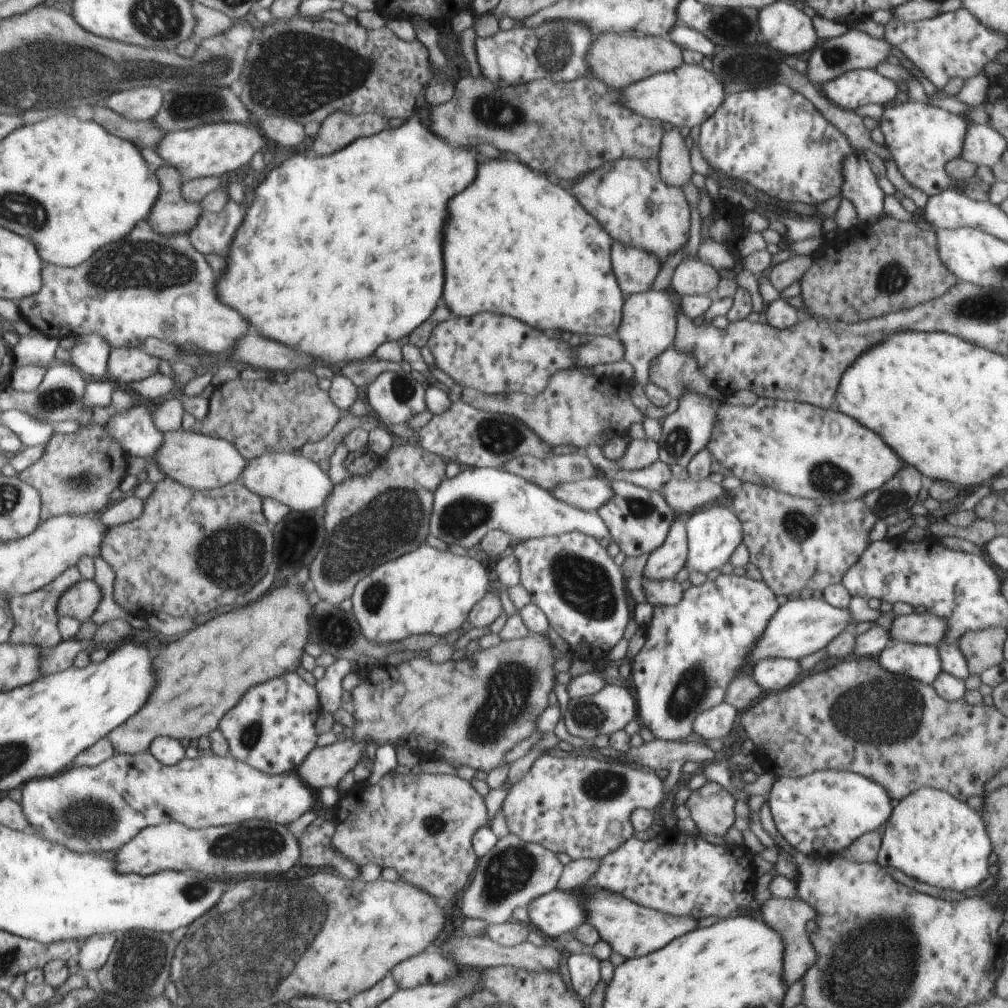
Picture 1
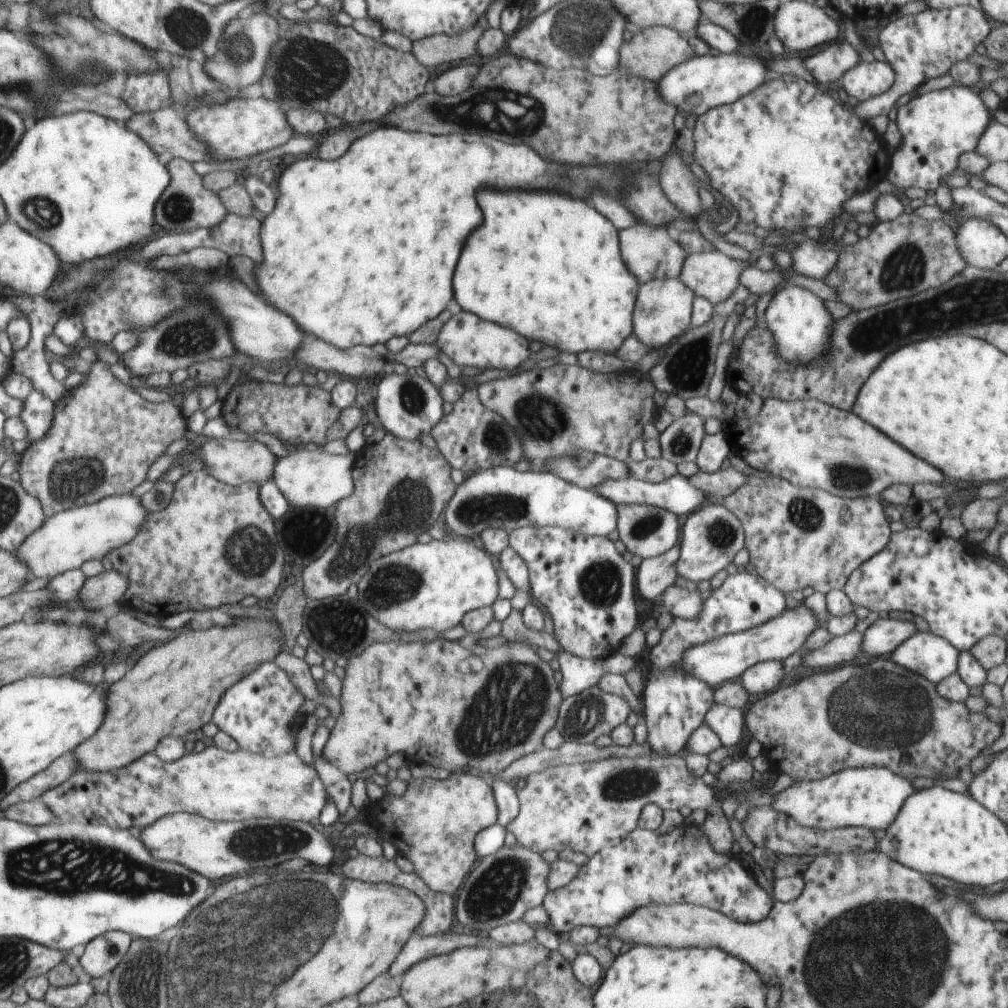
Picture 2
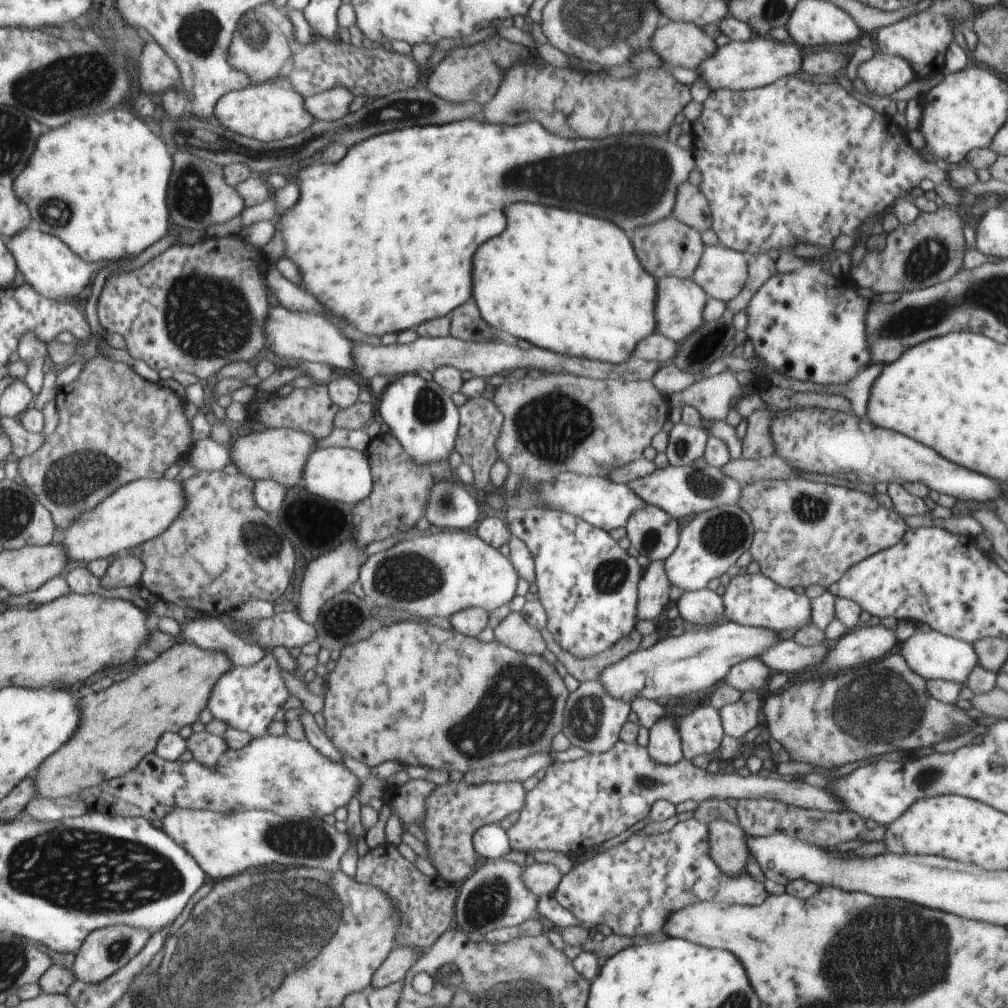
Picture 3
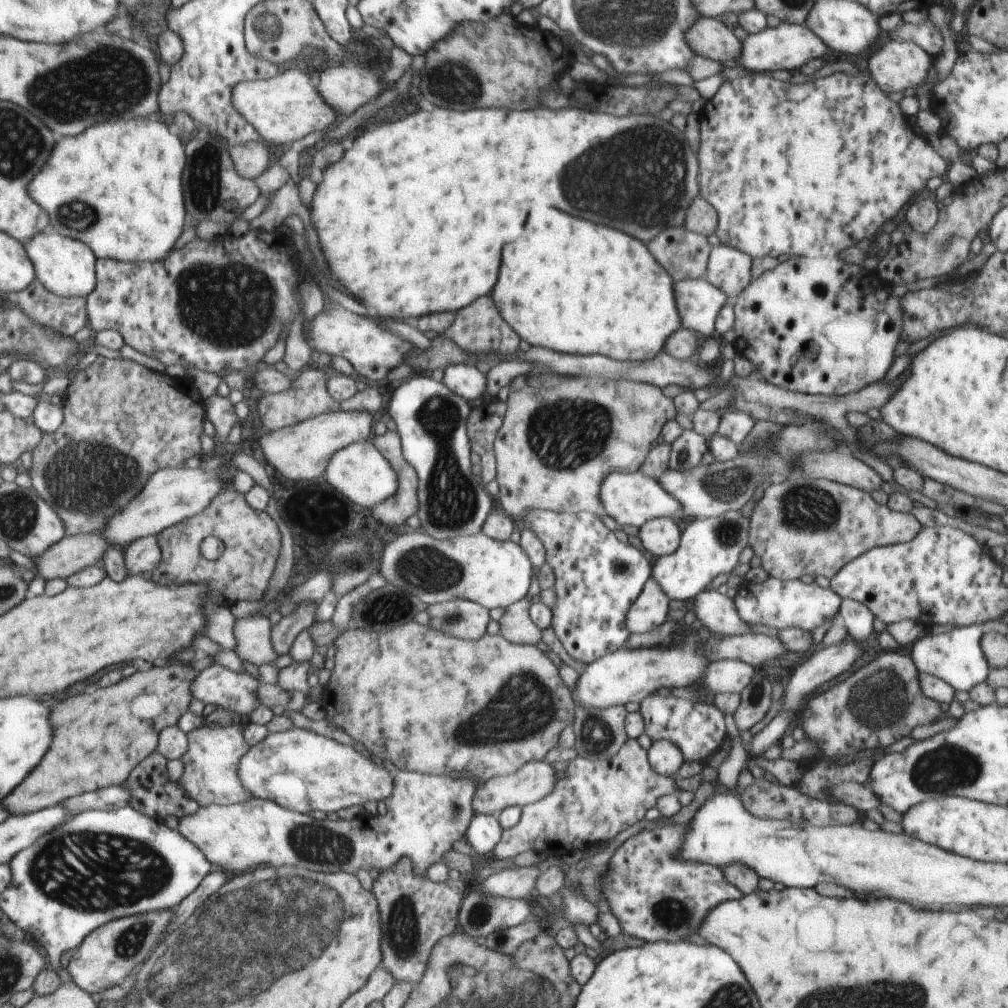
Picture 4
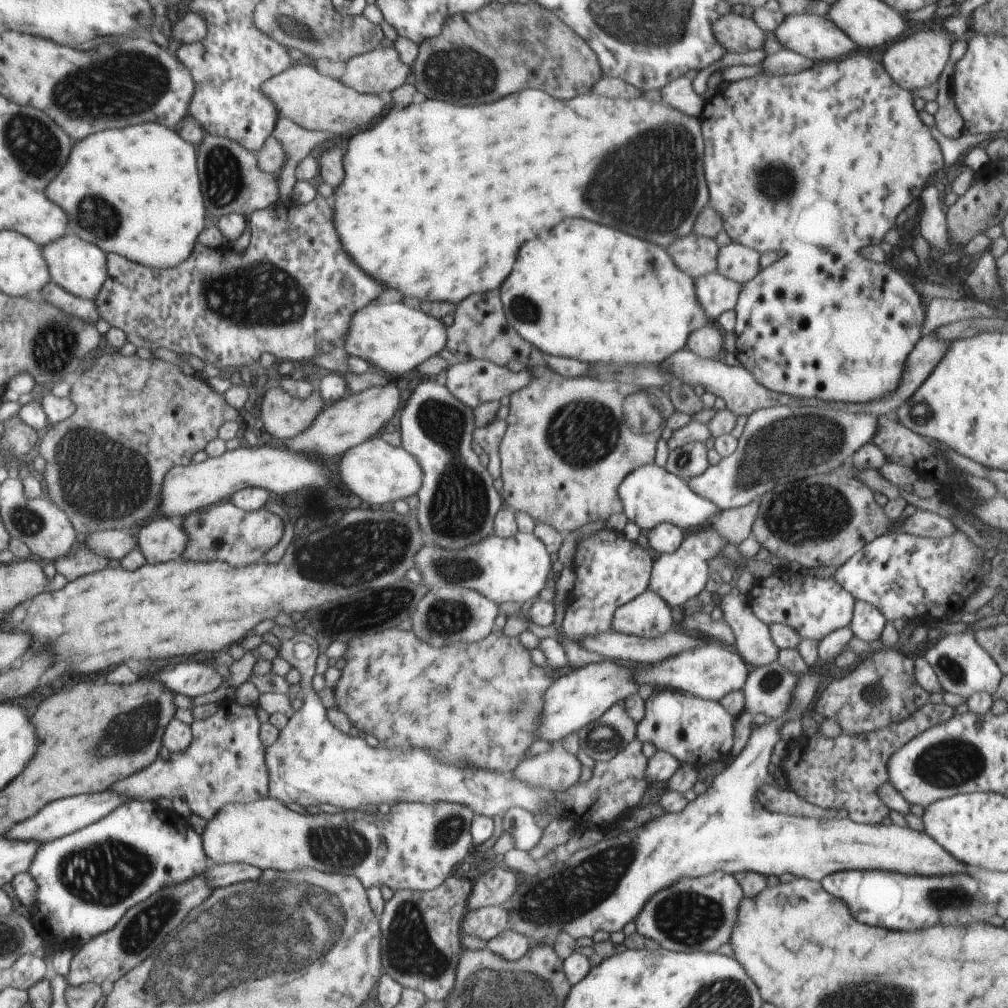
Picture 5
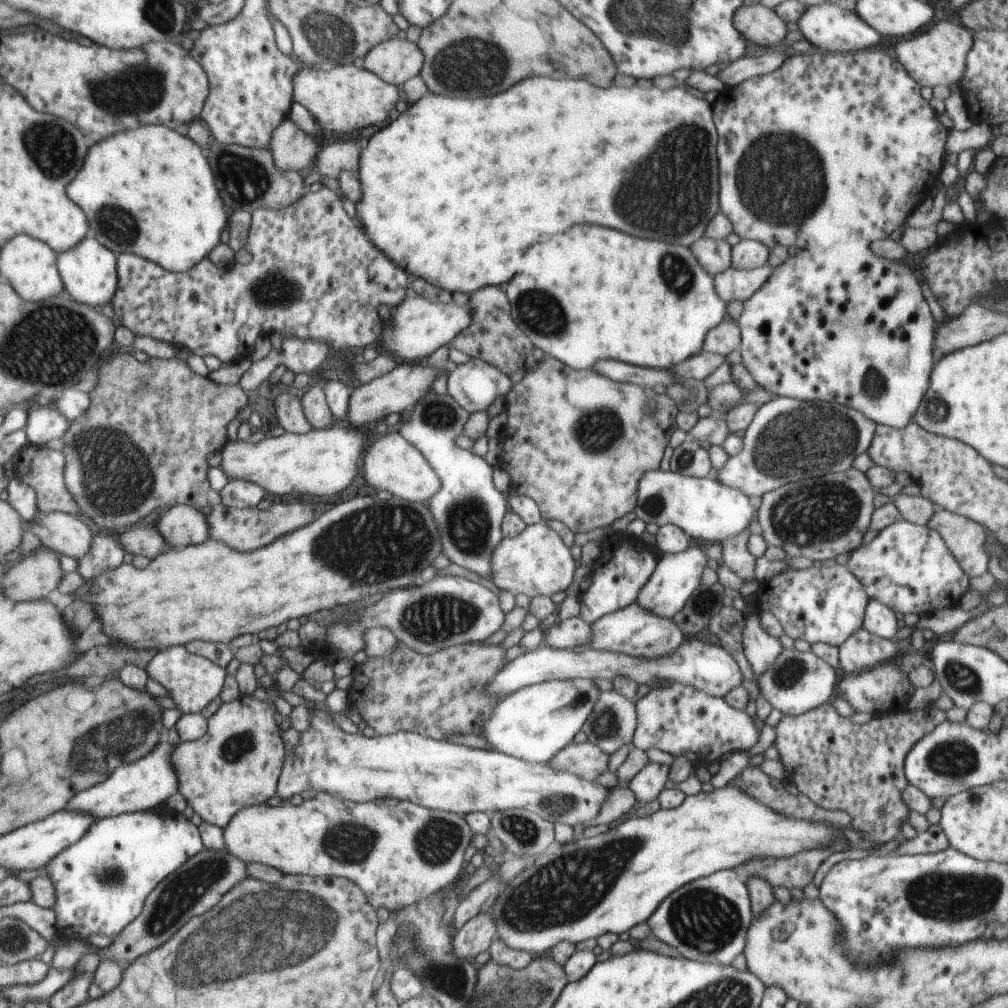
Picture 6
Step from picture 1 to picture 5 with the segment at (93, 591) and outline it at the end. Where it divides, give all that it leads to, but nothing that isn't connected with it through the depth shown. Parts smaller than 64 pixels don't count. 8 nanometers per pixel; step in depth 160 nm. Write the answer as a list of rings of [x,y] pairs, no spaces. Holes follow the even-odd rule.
[[[155,518],[138,532],[137,548],[148,564],[181,559],[187,534],[181,519]]]

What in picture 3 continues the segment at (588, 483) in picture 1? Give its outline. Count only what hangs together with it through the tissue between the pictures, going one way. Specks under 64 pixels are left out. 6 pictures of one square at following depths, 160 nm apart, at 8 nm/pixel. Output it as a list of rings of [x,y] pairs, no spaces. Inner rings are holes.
[[[669,465],[657,469],[648,477],[638,478],[627,484],[636,494],[644,498],[644,502],[648,502],[648,505],[664,510],[676,520],[698,515],[700,512],[706,512],[721,505],[736,505],[744,486],[734,478],[724,476],[722,467],[715,468],[709,465],[702,470],[697,470],[692,465],[682,467]]]

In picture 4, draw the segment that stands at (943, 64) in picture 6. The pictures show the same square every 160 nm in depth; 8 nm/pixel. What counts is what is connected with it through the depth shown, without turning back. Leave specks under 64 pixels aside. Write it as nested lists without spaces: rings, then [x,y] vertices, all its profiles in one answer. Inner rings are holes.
[[[889,41],[868,60],[869,73],[886,94],[918,86],[934,58],[909,42]]]

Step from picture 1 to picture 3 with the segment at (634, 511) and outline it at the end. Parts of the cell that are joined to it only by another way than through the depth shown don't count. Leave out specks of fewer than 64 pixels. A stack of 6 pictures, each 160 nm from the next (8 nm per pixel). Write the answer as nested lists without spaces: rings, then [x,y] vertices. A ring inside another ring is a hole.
[[[656,506],[637,510],[626,524],[628,540],[650,561],[664,561],[679,544],[678,522]]]

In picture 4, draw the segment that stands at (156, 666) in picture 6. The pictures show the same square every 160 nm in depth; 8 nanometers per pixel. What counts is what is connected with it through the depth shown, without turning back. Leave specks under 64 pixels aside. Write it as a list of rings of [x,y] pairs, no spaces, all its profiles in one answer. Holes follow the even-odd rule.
[[[213,664],[194,679],[191,693],[205,705],[219,705],[224,710],[245,717],[260,705],[256,690],[261,683],[251,675],[250,669],[236,672]]]

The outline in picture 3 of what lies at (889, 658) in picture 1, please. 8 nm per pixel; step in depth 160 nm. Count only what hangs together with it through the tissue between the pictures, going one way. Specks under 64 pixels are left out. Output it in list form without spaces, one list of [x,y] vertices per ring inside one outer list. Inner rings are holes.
[[[933,629],[932,632],[916,632],[910,636],[903,642],[900,654],[904,656],[908,667],[925,680],[940,679],[963,685],[966,684],[972,670],[979,664],[973,644]]]

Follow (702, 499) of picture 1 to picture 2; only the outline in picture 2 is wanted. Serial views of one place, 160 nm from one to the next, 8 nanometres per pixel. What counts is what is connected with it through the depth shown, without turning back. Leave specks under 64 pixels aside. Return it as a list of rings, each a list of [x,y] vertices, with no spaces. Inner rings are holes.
[[[730,467],[714,473],[699,471],[690,478],[694,488],[700,488],[708,498],[707,501],[722,501],[728,494],[732,494],[741,484],[746,482],[746,474]]]

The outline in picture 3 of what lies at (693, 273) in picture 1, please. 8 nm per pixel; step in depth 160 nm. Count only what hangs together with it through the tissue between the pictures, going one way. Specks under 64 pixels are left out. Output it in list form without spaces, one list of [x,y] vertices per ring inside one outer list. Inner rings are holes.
[[[721,244],[705,246],[691,280],[708,294],[709,299],[729,302],[740,294],[746,284],[748,257]]]

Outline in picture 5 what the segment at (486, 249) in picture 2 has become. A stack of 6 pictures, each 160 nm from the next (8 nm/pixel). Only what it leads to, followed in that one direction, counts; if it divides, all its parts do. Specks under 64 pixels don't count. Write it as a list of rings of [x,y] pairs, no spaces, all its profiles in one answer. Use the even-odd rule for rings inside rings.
[[[564,218],[564,222],[558,222],[550,232],[550,236],[546,236],[544,246],[548,246],[552,250],[552,254],[556,256],[554,260],[544,260],[544,268],[540,270],[540,274],[520,274],[518,270],[512,270],[512,274],[504,280],[500,286],[500,298],[503,302],[503,309],[506,320],[518,331],[524,340],[528,340],[530,344],[536,346],[544,355],[554,355],[576,359],[583,363],[596,364],[596,362],[606,362],[606,364],[641,364],[641,365],[659,365],[663,360],[670,357],[671,354],[682,350],[686,346],[688,335],[699,328],[705,327],[710,323],[704,310],[698,300],[694,290],[694,281],[690,275],[680,270],[667,253],[665,247],[660,248],[656,244],[650,244],[646,240],[634,238],[630,234],[624,234],[620,230],[596,224],[596,222],[588,222],[588,220],[578,220],[578,218]]]

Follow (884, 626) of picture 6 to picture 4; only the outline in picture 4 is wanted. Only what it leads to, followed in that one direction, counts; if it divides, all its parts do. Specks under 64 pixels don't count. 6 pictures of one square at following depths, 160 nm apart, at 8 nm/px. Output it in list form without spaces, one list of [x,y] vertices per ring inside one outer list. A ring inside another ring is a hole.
[[[842,599],[838,618],[848,631],[849,637],[861,643],[872,634],[875,616],[861,602],[852,599]]]

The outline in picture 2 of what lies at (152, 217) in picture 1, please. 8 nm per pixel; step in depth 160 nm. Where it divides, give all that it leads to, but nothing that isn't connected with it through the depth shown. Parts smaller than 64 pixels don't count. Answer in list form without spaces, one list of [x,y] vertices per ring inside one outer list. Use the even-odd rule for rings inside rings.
[[[182,158],[166,159],[166,167],[170,172],[170,184],[159,202],[156,204],[156,222],[164,230],[174,230],[175,232],[189,232],[197,229],[210,229],[217,226],[228,216],[228,210],[224,202],[220,202],[220,196],[214,190],[208,190],[204,186],[205,180],[198,174],[192,163]]]

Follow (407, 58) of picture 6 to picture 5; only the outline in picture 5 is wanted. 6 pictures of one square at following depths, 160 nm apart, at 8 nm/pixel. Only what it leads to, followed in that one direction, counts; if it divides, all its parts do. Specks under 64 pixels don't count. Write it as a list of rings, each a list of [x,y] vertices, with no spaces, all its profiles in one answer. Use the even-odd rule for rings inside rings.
[[[380,44],[373,51],[352,57],[339,80],[362,94],[378,95],[402,86],[410,73],[411,66],[400,60],[394,46],[384,48]]]

